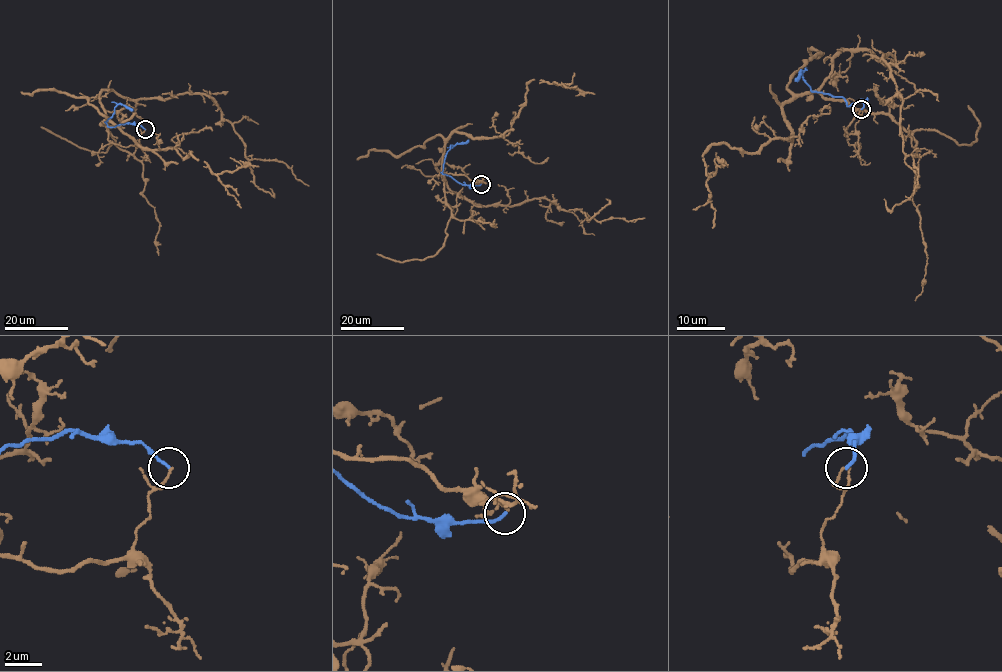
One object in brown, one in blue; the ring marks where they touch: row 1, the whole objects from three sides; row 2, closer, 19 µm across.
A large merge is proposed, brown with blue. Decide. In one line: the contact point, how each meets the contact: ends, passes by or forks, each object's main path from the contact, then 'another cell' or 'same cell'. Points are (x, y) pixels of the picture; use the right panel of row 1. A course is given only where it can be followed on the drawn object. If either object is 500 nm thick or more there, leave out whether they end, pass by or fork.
(861, 109) | brown ends | blue ends | brown via (861, 109), (847, 135), (855, 111), (820, 92), (842, 50), (894, 58), (912, 195) | blue via (861, 109), (862, 99), (848, 106), (840, 96), (814, 92), (802, 71), (795, 81) | another cell

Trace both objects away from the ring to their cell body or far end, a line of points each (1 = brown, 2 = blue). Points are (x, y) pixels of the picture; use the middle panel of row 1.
1: (481, 184), (444, 180), (442, 157), (435, 165), (476, 204), (546, 198), (598, 221), (645, 217)
2: (481, 184), (462, 185), (442, 173), (450, 145), (469, 141)

